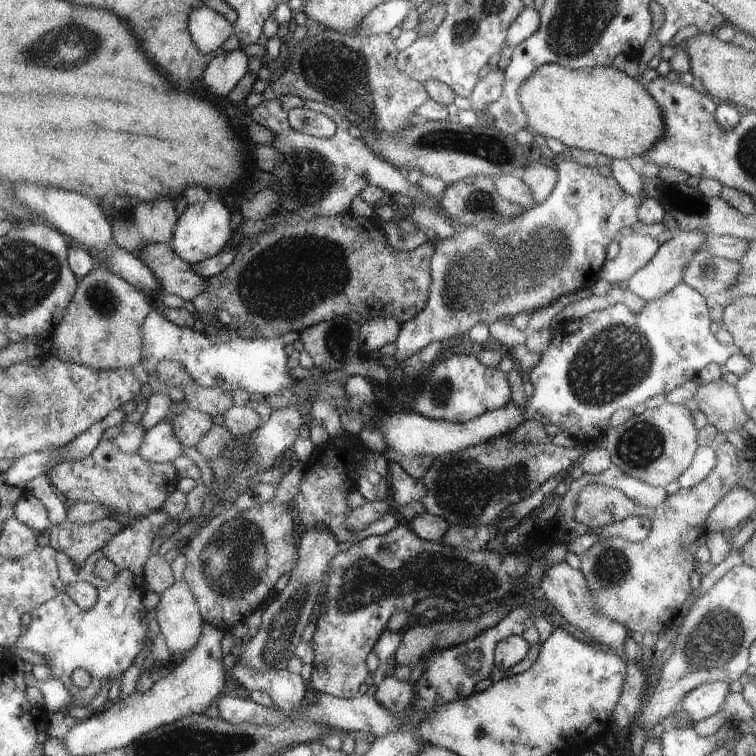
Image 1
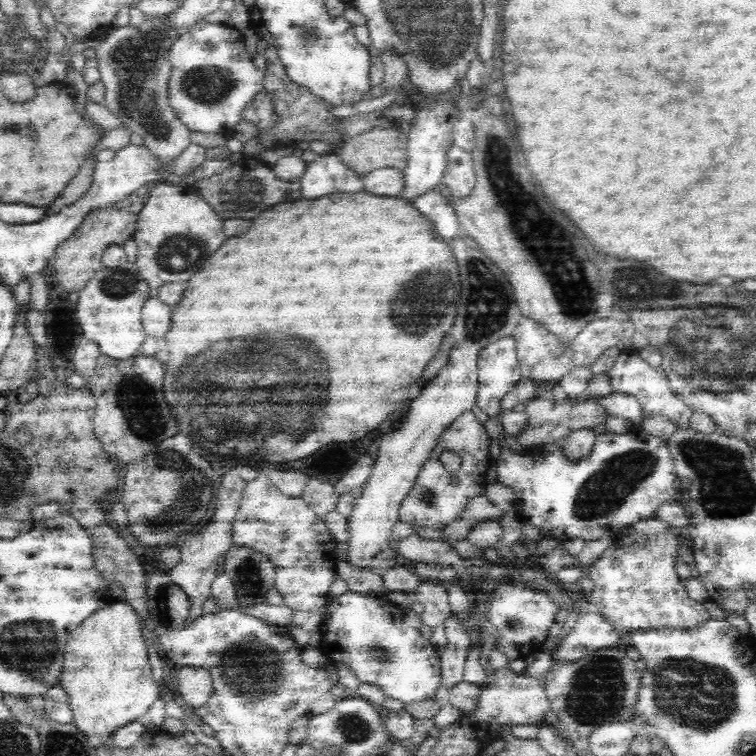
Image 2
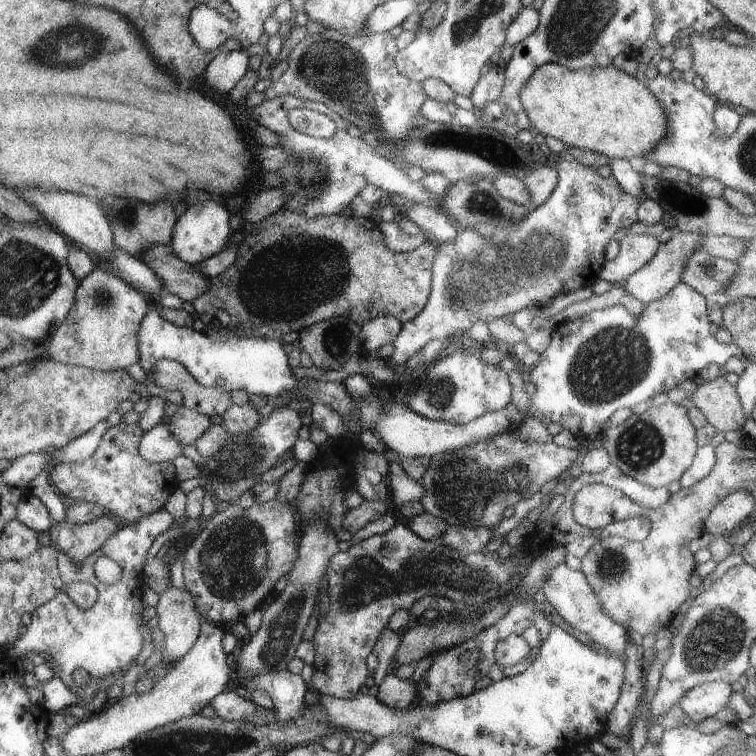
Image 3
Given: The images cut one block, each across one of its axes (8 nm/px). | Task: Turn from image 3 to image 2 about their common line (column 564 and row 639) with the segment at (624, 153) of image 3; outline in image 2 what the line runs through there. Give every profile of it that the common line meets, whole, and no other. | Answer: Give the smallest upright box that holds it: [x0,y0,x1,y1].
[59,599,161,747]

